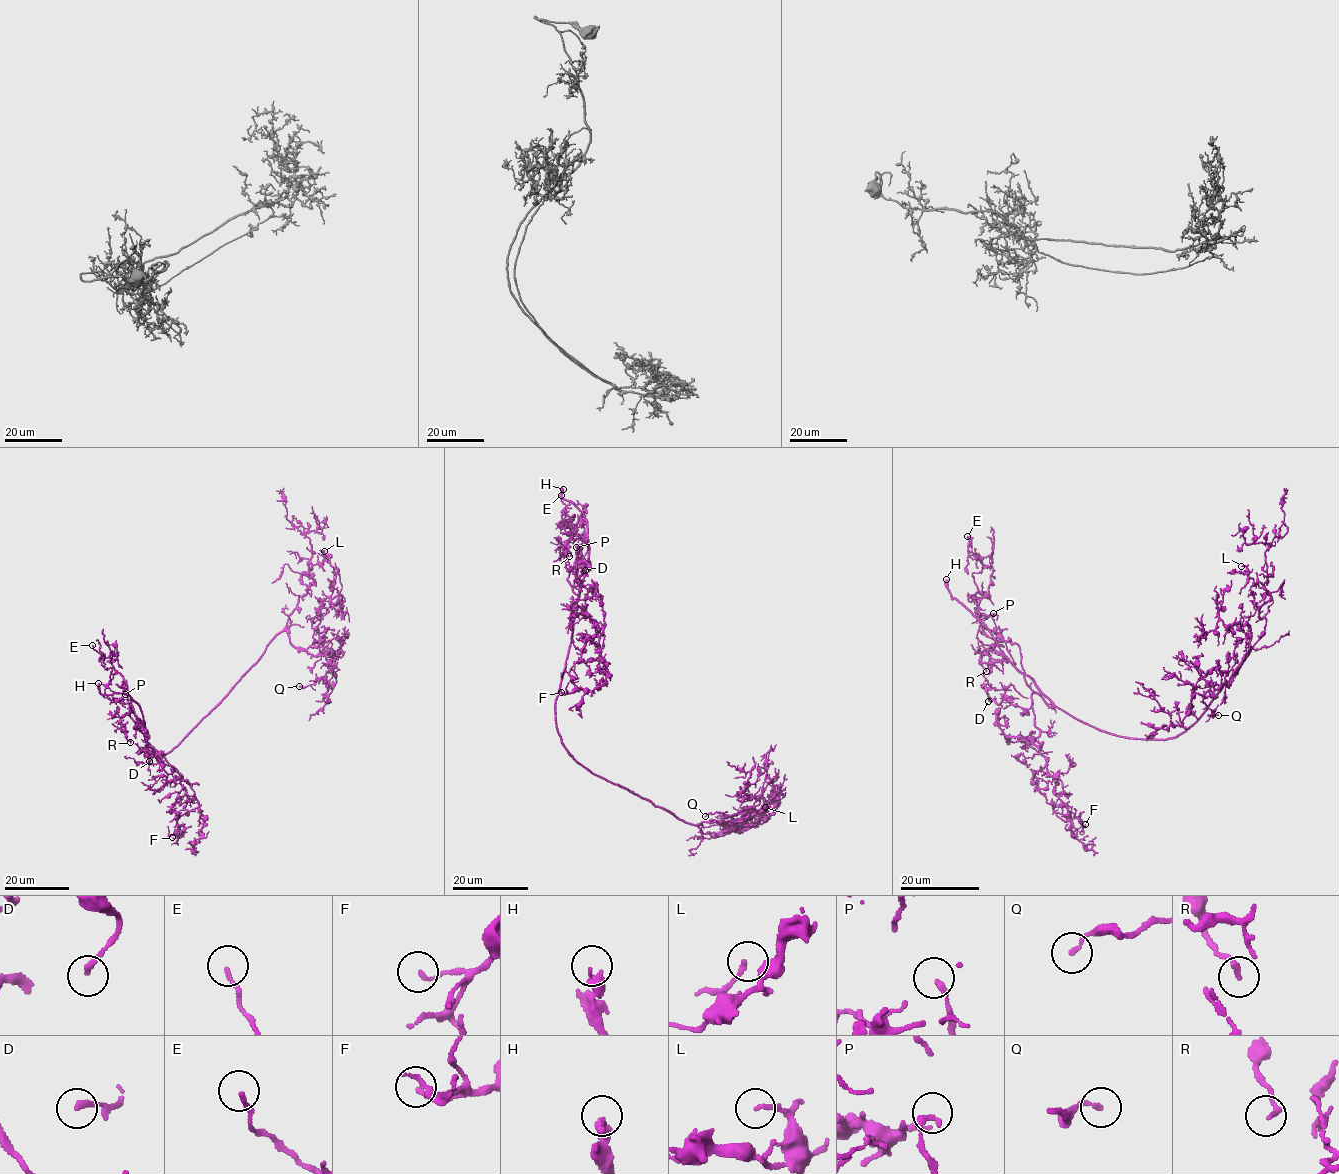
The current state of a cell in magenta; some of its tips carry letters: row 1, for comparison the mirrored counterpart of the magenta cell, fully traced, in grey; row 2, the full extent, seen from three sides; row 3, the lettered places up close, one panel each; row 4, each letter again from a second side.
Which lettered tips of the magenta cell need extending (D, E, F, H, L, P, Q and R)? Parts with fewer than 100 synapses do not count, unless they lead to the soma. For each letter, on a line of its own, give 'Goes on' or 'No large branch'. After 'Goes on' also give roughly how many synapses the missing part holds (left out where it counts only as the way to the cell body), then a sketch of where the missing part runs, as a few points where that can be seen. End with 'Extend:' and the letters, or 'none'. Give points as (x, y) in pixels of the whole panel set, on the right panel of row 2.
D: No large branch
E: No large branch
F: No large branch
H: Goes on. Course of what is missing: (946, 579), (926, 566), (920, 568), (915, 576), (897, 578)
L: No large branch
P: No large branch
Q: No large branch
R: No large branch
Extend: H

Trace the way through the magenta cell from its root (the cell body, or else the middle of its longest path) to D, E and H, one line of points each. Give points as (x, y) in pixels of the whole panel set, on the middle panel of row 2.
D: (577, 761), (561, 741), (555, 699), (571, 611), (584, 610), (587, 594), (576, 565), (586, 562), (585, 570)
E: (577, 761), (561, 741), (555, 699), (590, 548), (585, 531), (580, 535), (570, 532), (573, 519), (561, 495)
H: (577, 761), (561, 741), (555, 699), (590, 548), (583, 516), (563, 499), (563, 489)

